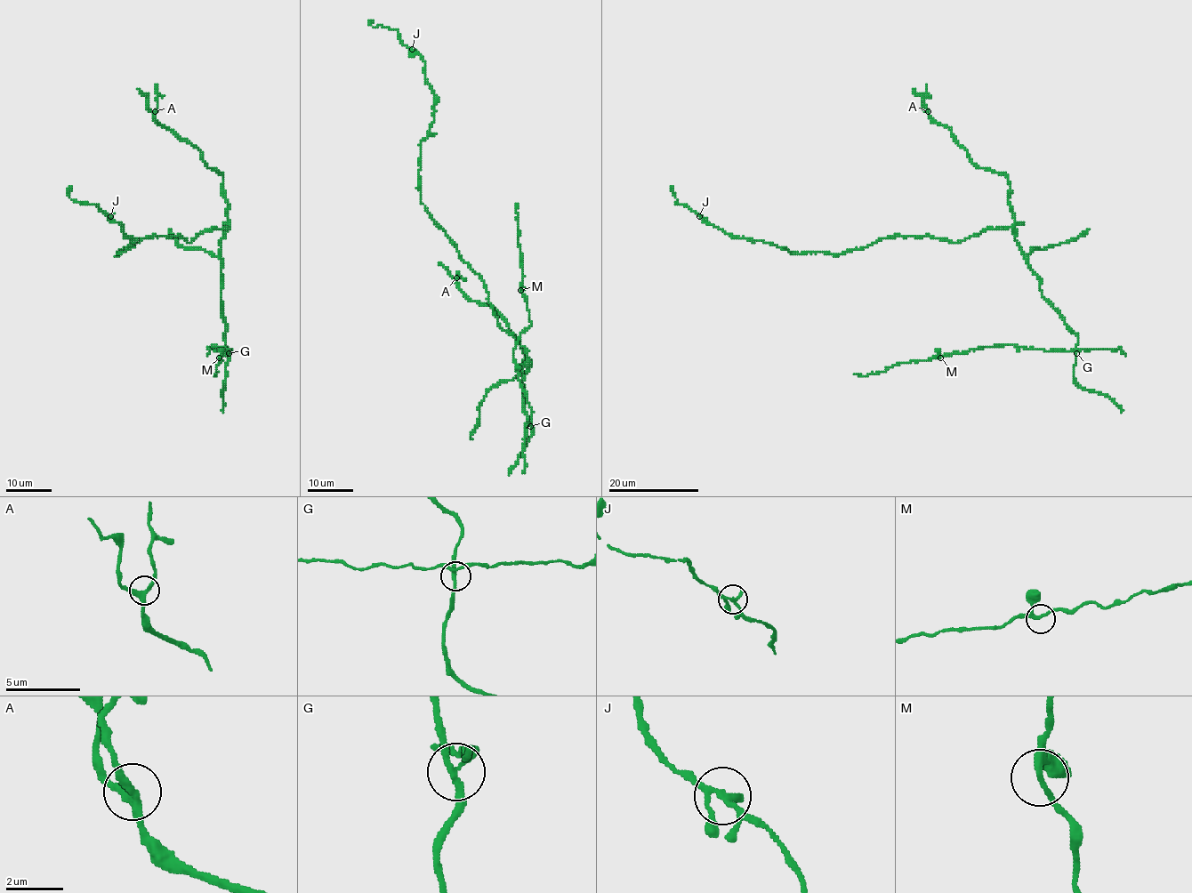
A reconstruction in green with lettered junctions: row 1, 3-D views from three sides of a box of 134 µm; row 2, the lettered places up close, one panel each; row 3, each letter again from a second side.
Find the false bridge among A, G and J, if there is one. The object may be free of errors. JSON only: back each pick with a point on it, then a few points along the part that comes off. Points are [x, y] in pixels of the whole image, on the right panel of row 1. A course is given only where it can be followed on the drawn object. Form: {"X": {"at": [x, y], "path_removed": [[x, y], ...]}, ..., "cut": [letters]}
{"G": {"at": [1076, 353], "path_removed": [[1076, 353], [1028, 349], [1014, 344], [986, 346], [961, 354], [953, 353], [898, 363], [874, 374], [853, 374]]}, "cut": ["G"]}

